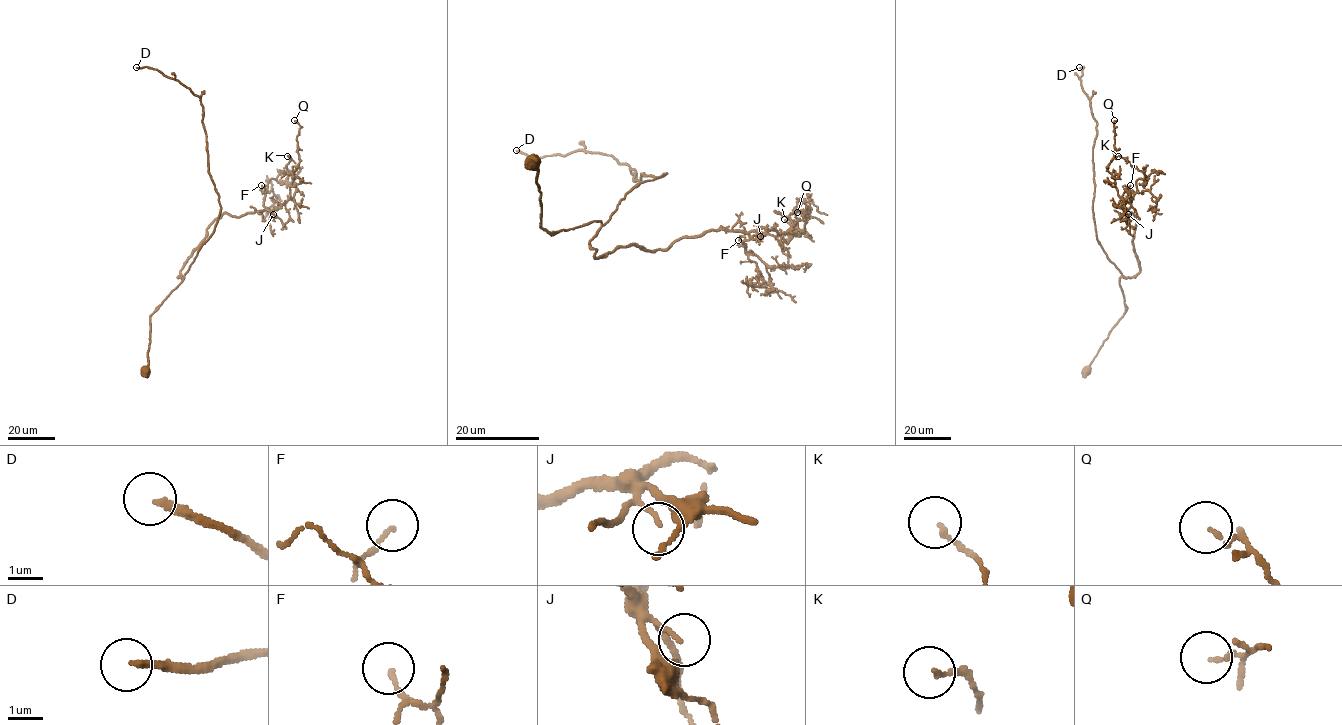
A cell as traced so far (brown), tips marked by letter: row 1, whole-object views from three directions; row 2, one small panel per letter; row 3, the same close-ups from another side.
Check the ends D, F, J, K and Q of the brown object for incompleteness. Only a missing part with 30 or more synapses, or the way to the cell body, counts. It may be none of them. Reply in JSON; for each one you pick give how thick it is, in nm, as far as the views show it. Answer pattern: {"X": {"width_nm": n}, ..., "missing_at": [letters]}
{"D": {"width_nm": 200}, "missing_at": ["D"]}

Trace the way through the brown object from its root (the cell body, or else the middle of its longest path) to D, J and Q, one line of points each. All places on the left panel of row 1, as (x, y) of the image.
D: (144, 370), (150, 316), (183, 279), (213, 232), (221, 205), (208, 171), (200, 98), (156, 69), (136, 67)
J: (144, 370), (150, 316), (184, 277), (178, 277), (180, 270), (207, 227), (224, 213), (273, 214)
Q: (144, 370), (150, 316), (184, 277), (207, 227), (224, 213), (273, 210), (292, 198), (294, 120)

